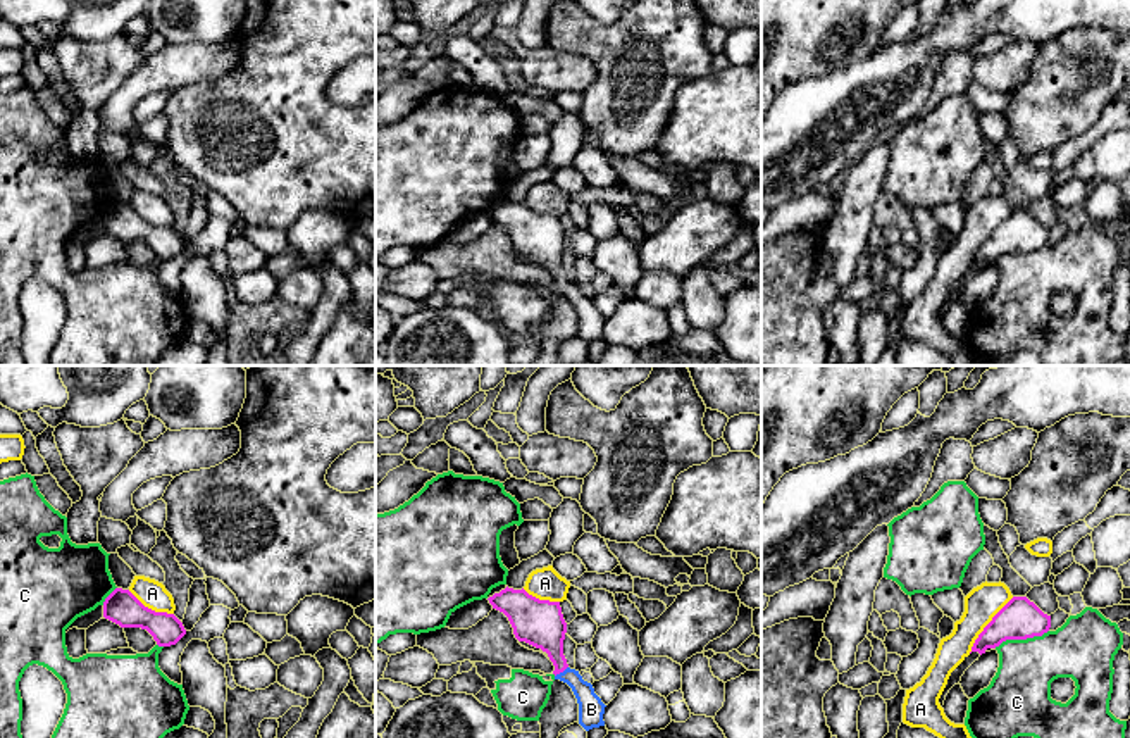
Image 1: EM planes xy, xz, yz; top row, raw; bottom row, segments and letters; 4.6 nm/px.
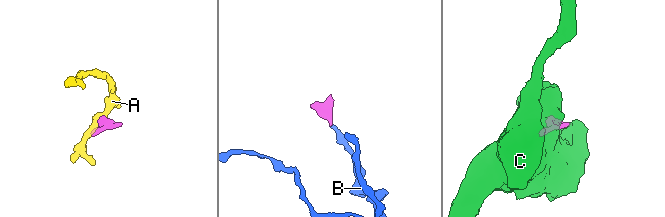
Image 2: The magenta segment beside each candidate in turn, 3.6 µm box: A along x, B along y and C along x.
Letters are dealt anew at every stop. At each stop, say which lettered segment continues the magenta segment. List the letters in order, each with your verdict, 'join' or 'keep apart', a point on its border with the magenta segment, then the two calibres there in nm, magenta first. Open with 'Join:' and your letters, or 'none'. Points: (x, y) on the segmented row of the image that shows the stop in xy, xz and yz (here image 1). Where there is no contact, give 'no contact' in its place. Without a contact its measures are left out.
Join: B
A: keep apart | yz (987, 625) | 190/160 nm
B: join | xz (560, 671) | 220/120 nm
C: keep apart | yz (1020, 638) | 190/280 nm

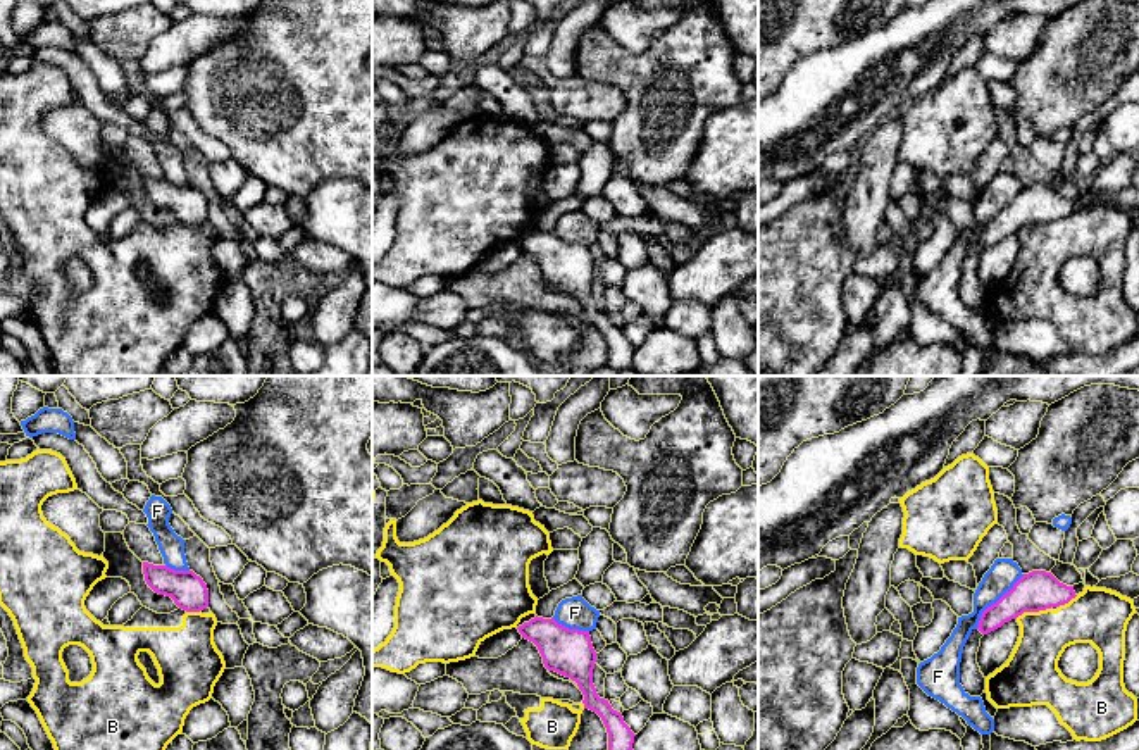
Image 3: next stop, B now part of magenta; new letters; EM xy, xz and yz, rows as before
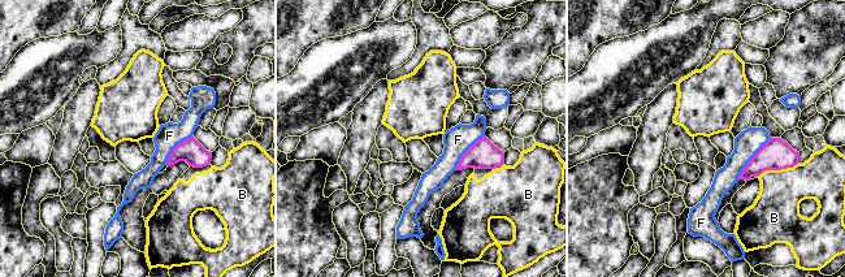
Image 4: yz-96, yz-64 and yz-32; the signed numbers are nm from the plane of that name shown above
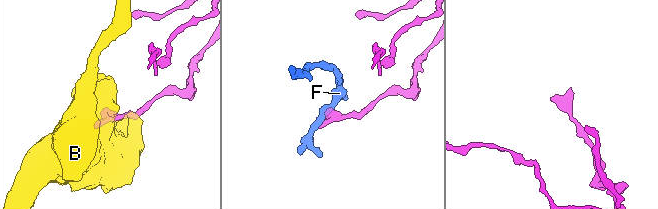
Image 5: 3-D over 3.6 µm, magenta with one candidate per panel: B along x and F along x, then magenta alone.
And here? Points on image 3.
Join: none
B: keep apart | yz (1033, 611) | 190/240 nm
F: keep apart | yz (996, 602) | 190/140 nm

